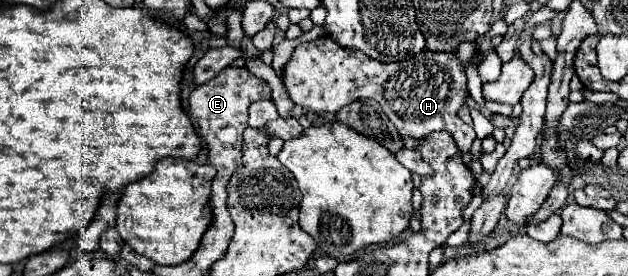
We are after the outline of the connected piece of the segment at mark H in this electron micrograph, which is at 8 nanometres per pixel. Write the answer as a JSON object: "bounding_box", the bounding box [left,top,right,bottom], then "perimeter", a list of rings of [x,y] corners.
{"bounding_box":[281,35,475,153],"perimeter":[[[325,35],[295,47],[291,59],[281,69],[281,81],[295,105],[317,113],[335,113],[361,97],[379,101],[409,149],[419,149],[419,143],[431,131],[449,131],[453,139],[461,139],[461,153],[467,153],[475,141],[473,127],[465,125],[457,115],[465,103],[467,77],[455,53],[423,49],[409,61],[381,63],[357,49],[339,47]]]}

